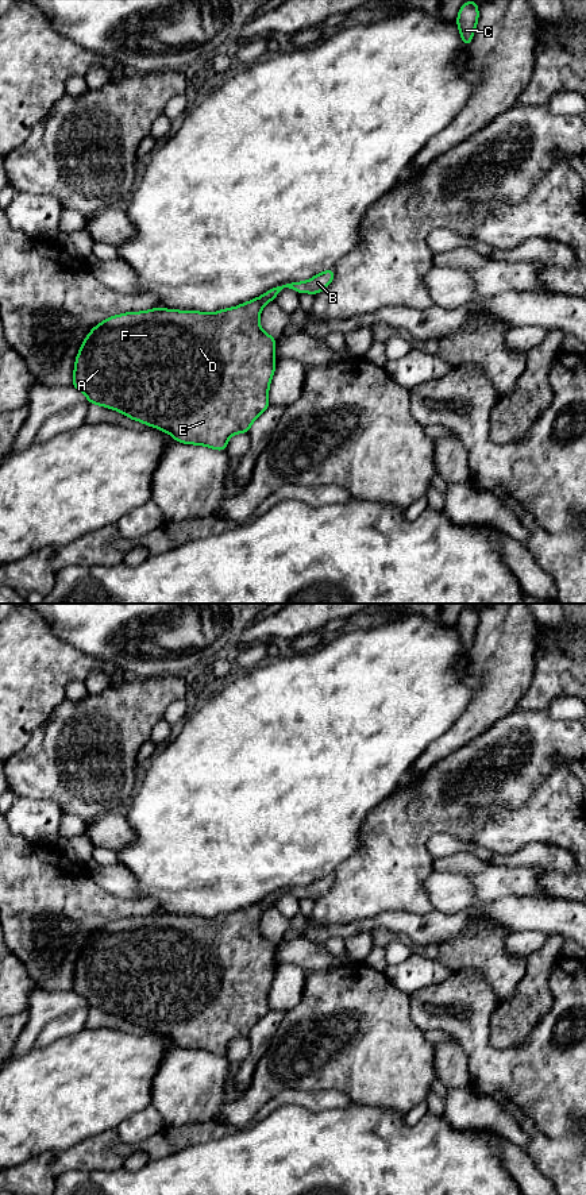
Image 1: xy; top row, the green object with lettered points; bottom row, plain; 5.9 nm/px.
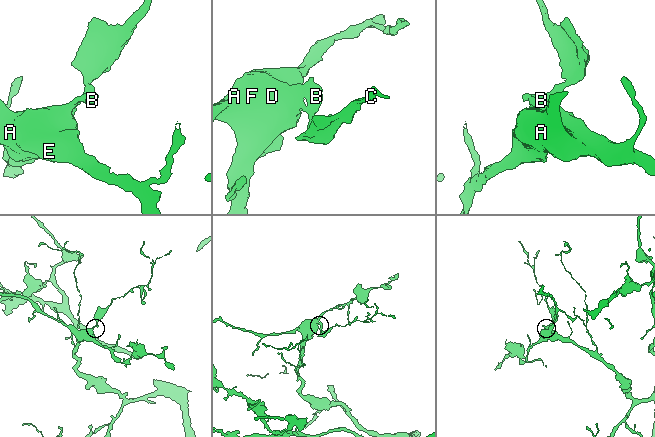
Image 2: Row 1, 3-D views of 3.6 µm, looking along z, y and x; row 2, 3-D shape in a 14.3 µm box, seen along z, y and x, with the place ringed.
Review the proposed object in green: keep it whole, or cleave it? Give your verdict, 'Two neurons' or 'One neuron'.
One neuron

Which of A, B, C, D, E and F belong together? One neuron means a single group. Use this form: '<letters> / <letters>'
A B C D E F

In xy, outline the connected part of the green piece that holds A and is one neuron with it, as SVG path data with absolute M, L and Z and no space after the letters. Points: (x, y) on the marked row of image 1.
M328 269L304 282L284 282L261 297L213 313L154 308L107 317L93 327L74 362L72 385L88 397L88 404L122 412L127 417L170 433L174 442L225 451L234 433L247 433L254 420L269 406L269 385L275 370L277 340L259 325L263 307L286 288L317 294L334 280Z

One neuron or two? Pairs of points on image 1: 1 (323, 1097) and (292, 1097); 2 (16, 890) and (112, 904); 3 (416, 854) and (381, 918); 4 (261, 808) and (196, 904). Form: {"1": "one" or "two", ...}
{"1": "one", "2": "one", "3": "two", "4": "one"}

